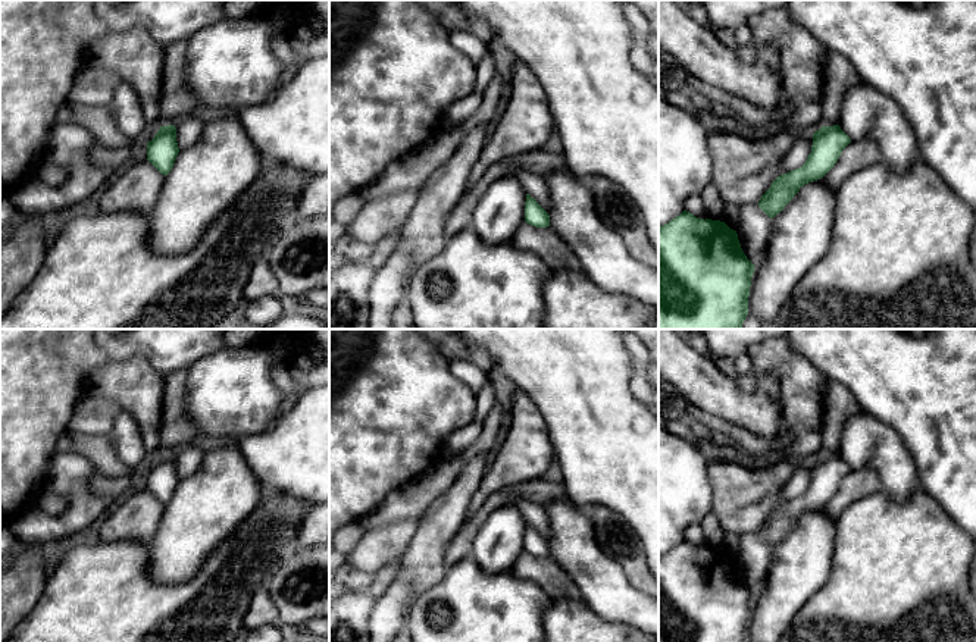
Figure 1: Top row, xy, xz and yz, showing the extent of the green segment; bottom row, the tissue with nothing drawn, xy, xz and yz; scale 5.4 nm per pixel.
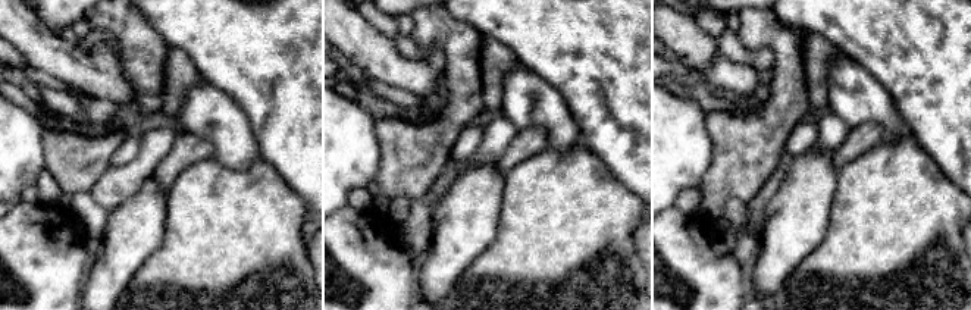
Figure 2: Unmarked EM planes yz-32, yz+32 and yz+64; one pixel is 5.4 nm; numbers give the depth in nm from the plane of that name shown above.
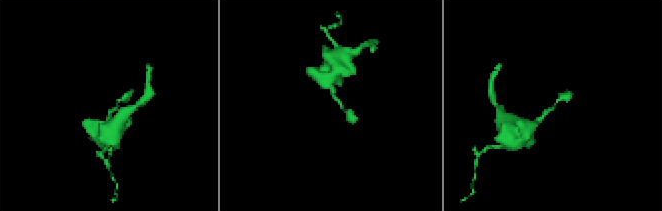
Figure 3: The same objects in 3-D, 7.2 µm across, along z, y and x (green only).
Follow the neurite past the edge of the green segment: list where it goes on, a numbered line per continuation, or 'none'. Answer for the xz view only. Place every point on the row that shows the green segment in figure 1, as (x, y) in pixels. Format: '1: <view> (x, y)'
none

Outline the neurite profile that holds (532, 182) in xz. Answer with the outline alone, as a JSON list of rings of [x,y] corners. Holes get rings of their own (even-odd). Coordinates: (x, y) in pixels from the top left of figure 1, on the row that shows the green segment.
[[[519,167],[514,175],[520,179],[525,192],[535,198],[537,203],[548,213],[551,209],[551,198],[542,175],[523,167]]]

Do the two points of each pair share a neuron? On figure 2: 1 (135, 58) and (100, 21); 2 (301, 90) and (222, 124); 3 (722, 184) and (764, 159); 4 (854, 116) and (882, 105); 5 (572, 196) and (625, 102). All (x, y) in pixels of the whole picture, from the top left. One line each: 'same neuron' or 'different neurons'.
1: same neuron
2: different neurons
3: same neuron
4: same neuron
5: different neurons

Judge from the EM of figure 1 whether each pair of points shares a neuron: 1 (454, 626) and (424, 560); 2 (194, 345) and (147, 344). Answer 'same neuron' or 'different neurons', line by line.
1: different neurons
2: same neuron

